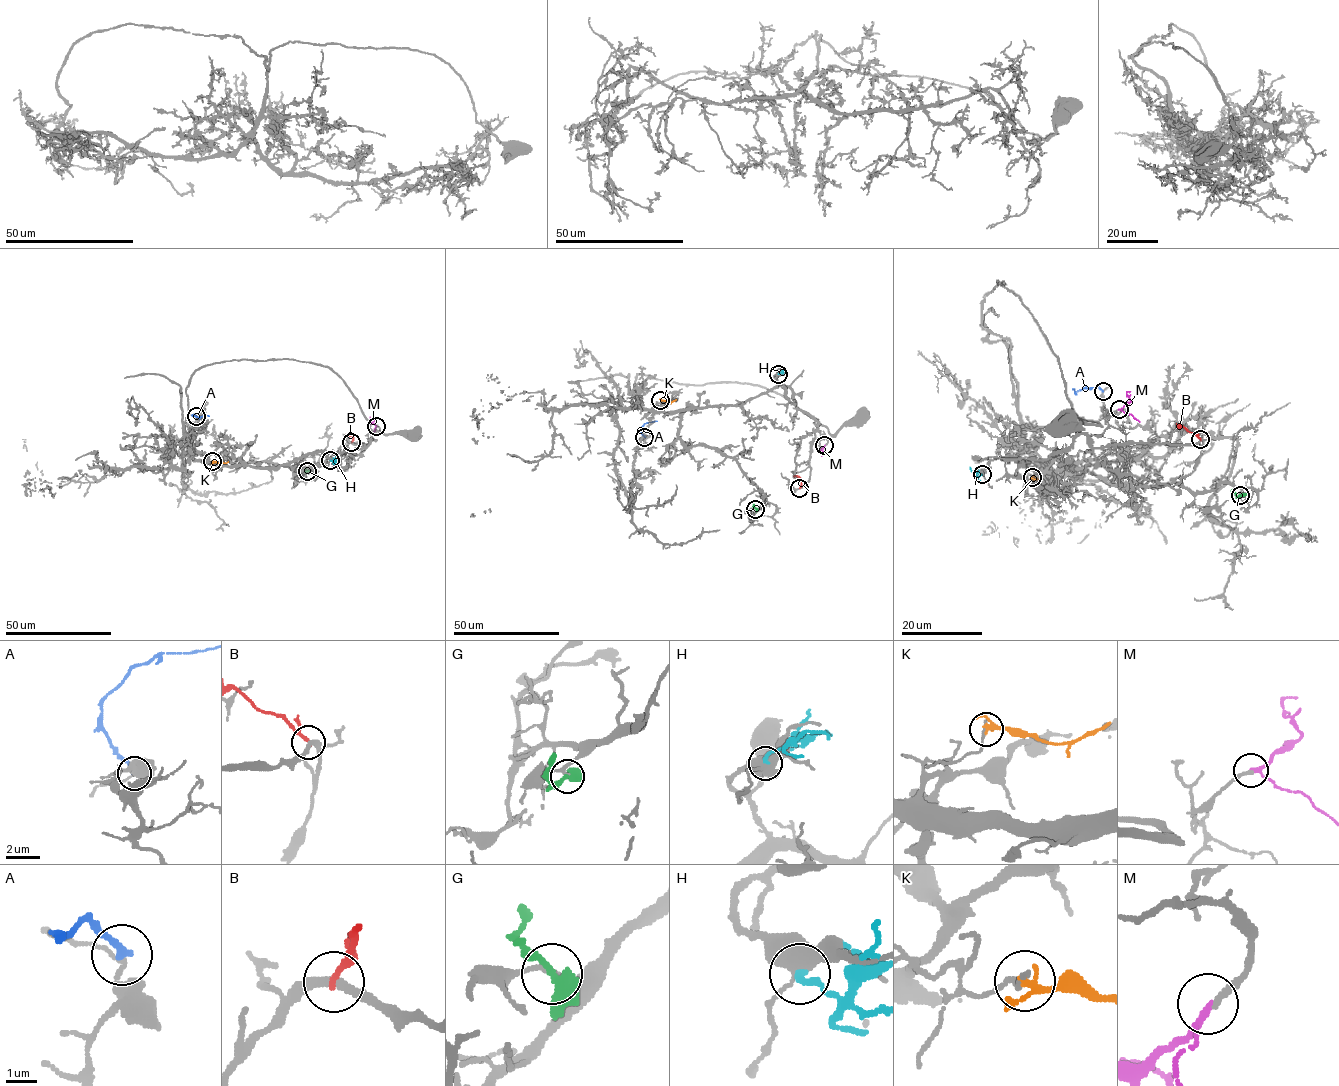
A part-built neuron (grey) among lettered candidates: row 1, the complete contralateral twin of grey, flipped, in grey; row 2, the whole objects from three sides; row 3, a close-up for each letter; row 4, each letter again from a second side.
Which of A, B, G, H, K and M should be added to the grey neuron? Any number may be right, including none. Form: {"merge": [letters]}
{"merge": ["M"]}

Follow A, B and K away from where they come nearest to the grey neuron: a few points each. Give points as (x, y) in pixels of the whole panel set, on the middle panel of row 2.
A: (644, 437), (640, 427), (657, 421)
B: (800, 488), (801, 479), (793, 476)
K: (661, 400), (676, 399)

